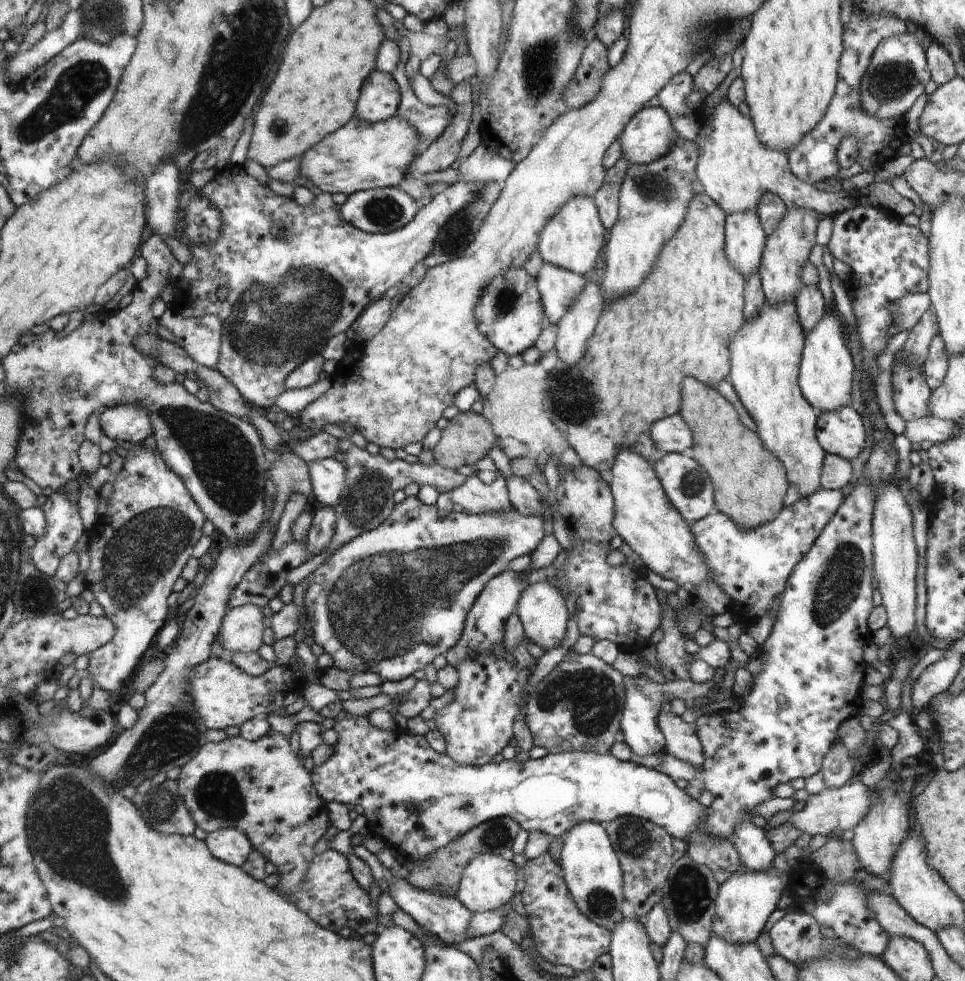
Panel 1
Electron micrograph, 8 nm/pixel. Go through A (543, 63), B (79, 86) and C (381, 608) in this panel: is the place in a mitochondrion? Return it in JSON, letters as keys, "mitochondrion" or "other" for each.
{"A":"mitochondrion","B":"mitochondrion","C":"mitochondrion"}

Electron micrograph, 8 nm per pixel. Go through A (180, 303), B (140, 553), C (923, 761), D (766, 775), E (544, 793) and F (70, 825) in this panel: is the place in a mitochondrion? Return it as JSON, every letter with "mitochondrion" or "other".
{"A":"other","B":"mitochondrion","C":"other","D":"other","E":"other","F":"mitochondrion"}

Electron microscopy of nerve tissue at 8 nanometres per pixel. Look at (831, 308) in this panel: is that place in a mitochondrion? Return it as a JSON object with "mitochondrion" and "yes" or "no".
{"mitochondrion":"no"}

